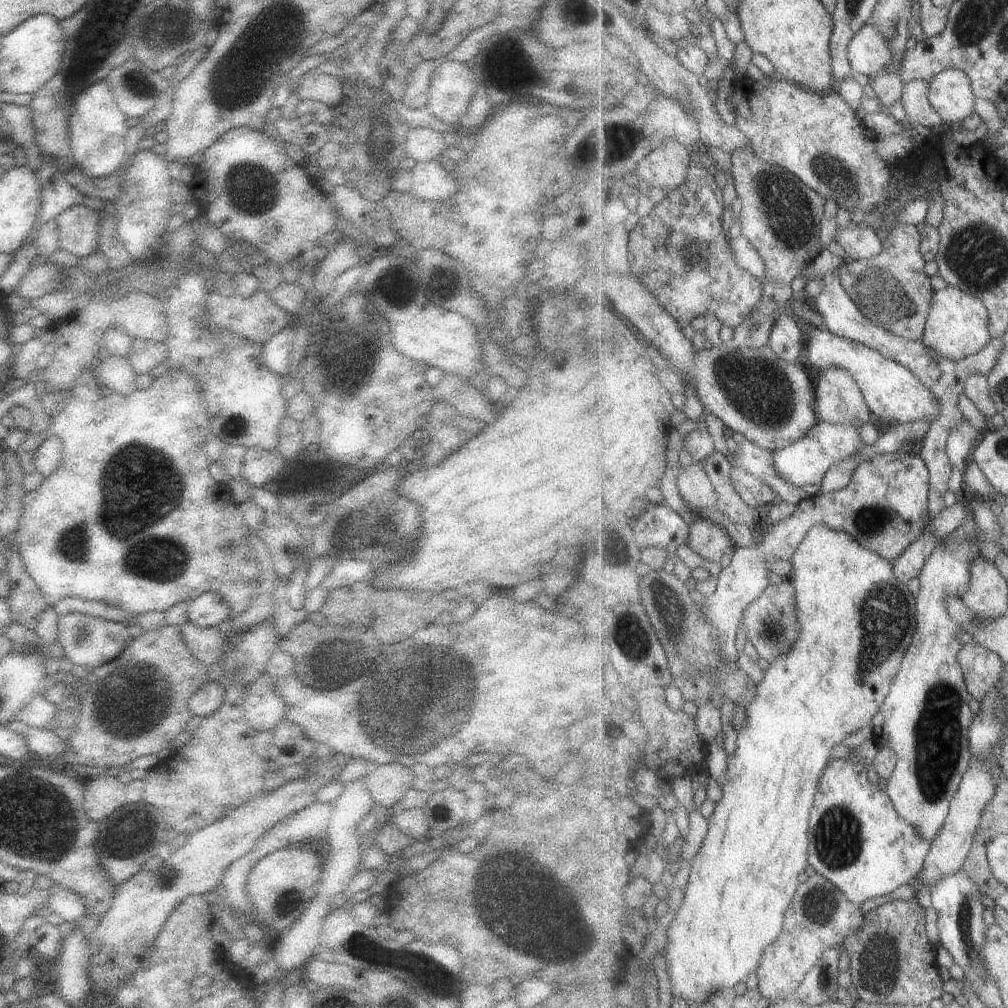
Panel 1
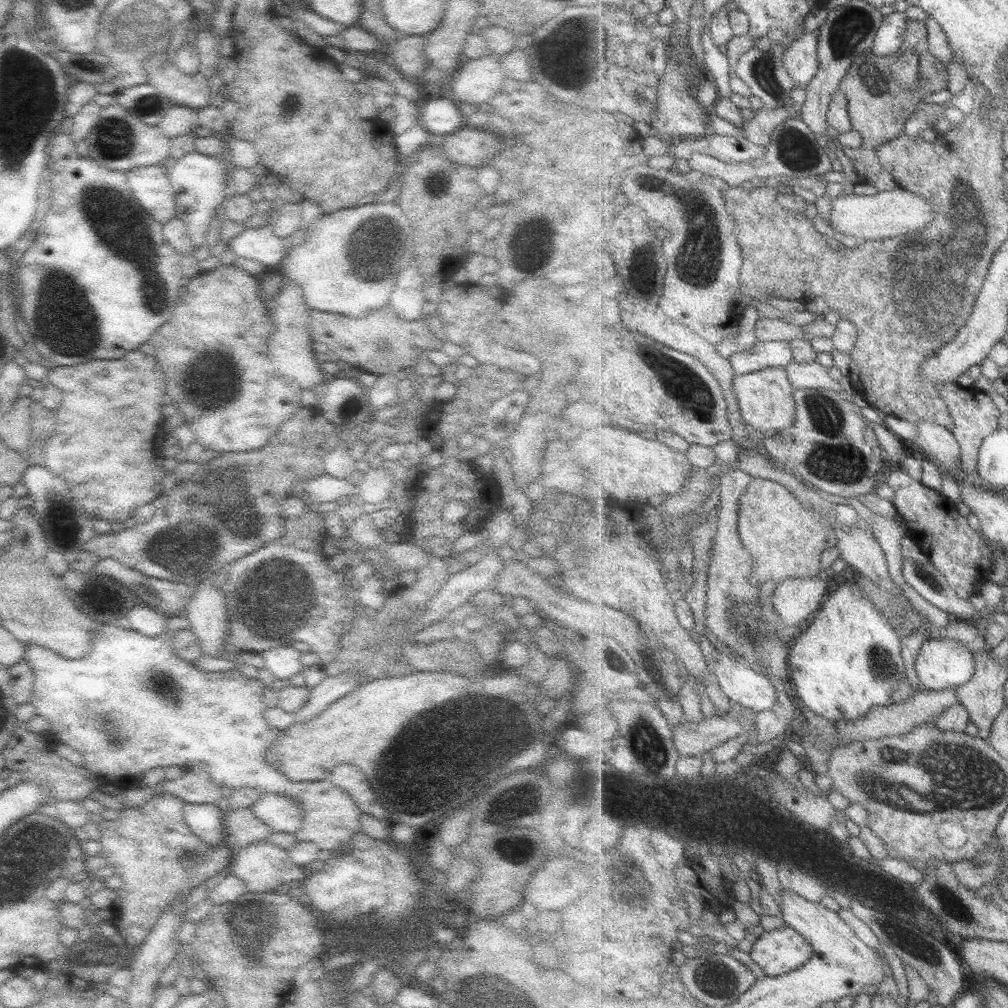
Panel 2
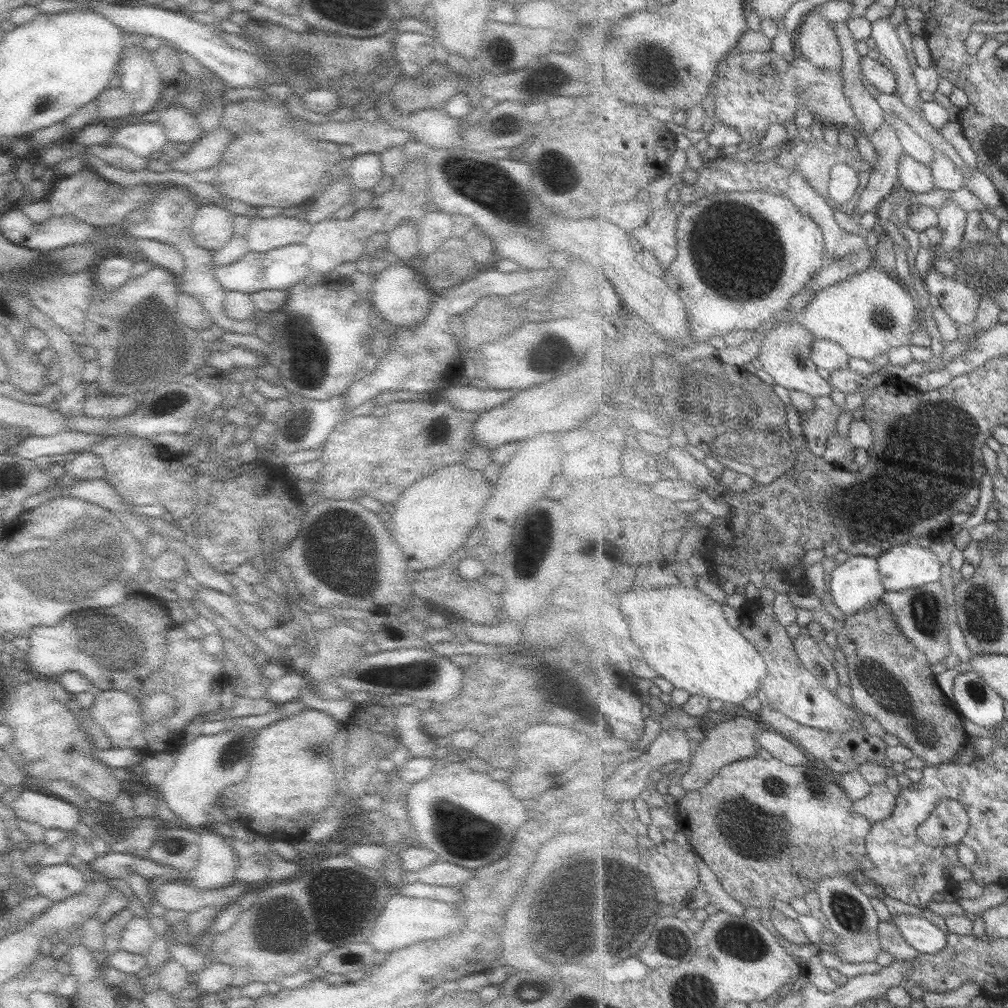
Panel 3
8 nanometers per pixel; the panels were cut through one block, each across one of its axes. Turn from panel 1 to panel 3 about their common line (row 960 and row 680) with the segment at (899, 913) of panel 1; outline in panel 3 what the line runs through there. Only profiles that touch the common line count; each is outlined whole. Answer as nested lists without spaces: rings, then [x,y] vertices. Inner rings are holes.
[[[882,598],[874,603],[871,610],[846,616],[837,635],[837,649],[841,650],[843,662],[848,670],[854,706],[879,722],[882,728],[897,737],[901,744],[909,747],[916,756],[922,758],[925,766],[938,766],[957,759],[959,752],[970,740],[963,726],[964,716],[953,700],[939,688],[928,656],[902,633],[901,628],[899,631],[899,622],[893,611]]]

